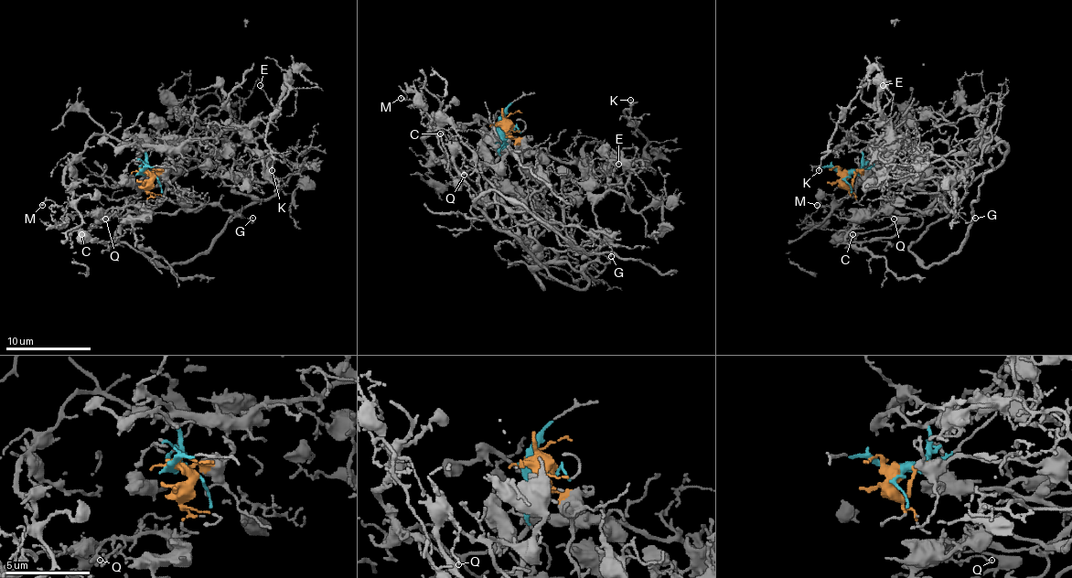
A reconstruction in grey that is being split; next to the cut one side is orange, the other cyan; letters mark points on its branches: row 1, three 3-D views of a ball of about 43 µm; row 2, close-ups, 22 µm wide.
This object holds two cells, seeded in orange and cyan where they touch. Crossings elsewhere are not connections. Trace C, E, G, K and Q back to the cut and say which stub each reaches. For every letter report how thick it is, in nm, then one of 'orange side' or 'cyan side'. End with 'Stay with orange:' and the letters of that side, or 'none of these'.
C: 150 nm | orange side
E: 90 nm | cyan side
G: 120 nm | orange side
K: 140 nm | cyan side
Q: 90 nm | orange side
Stay with orange: C, G, Q

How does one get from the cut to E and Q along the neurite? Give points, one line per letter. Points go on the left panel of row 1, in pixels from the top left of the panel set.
E: (145, 173), (145, 147), (182, 147), (271, 117), (275, 109), (261, 86)
Q: (145, 173), (152, 179), (163, 166), (169, 168), (126, 207), (133, 211), (126, 205), (110, 208), (105, 219)

